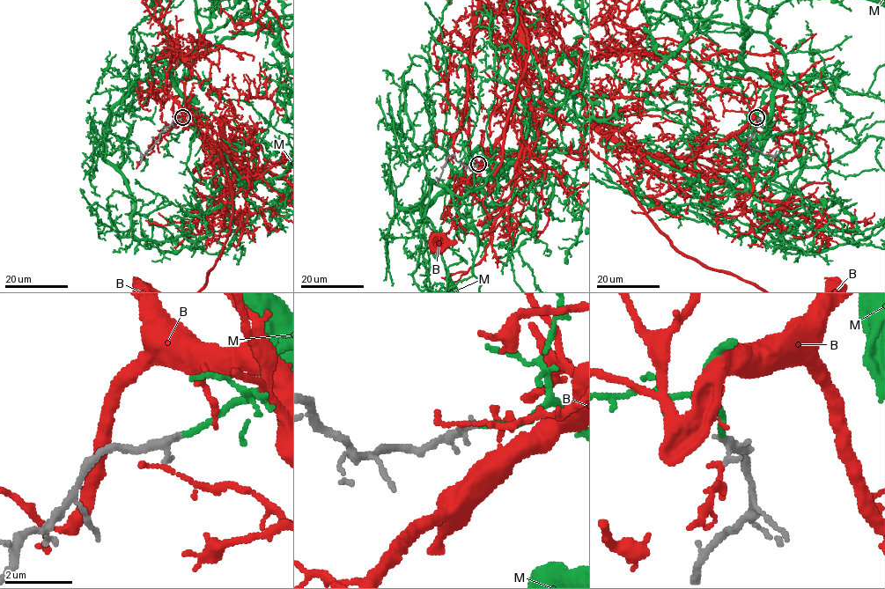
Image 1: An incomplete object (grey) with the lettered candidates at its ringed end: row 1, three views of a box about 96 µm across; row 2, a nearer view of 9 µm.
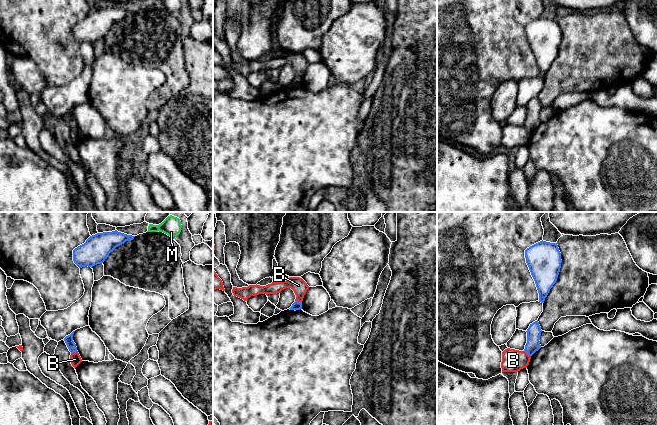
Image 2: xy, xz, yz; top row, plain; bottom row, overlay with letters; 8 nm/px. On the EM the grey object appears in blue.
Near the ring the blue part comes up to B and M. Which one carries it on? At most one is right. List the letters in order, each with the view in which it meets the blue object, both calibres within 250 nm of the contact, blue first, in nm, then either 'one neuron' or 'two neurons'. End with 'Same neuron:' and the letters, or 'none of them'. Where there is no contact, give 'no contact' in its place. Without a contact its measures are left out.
B: xy | 70/90 nm | two neurons
M: no contact | one neuron
Same neuron: M

